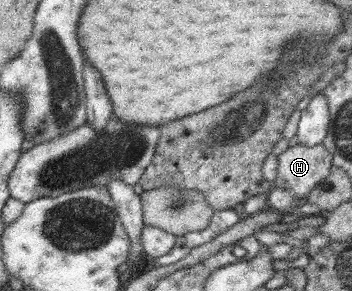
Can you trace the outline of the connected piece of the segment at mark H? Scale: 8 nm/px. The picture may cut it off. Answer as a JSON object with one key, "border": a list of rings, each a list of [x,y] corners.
{"border":[[[297,143],[278,155],[276,177],[271,185],[290,190],[297,200],[305,198],[330,173],[331,167],[331,153],[322,143],[310,147]]]}

